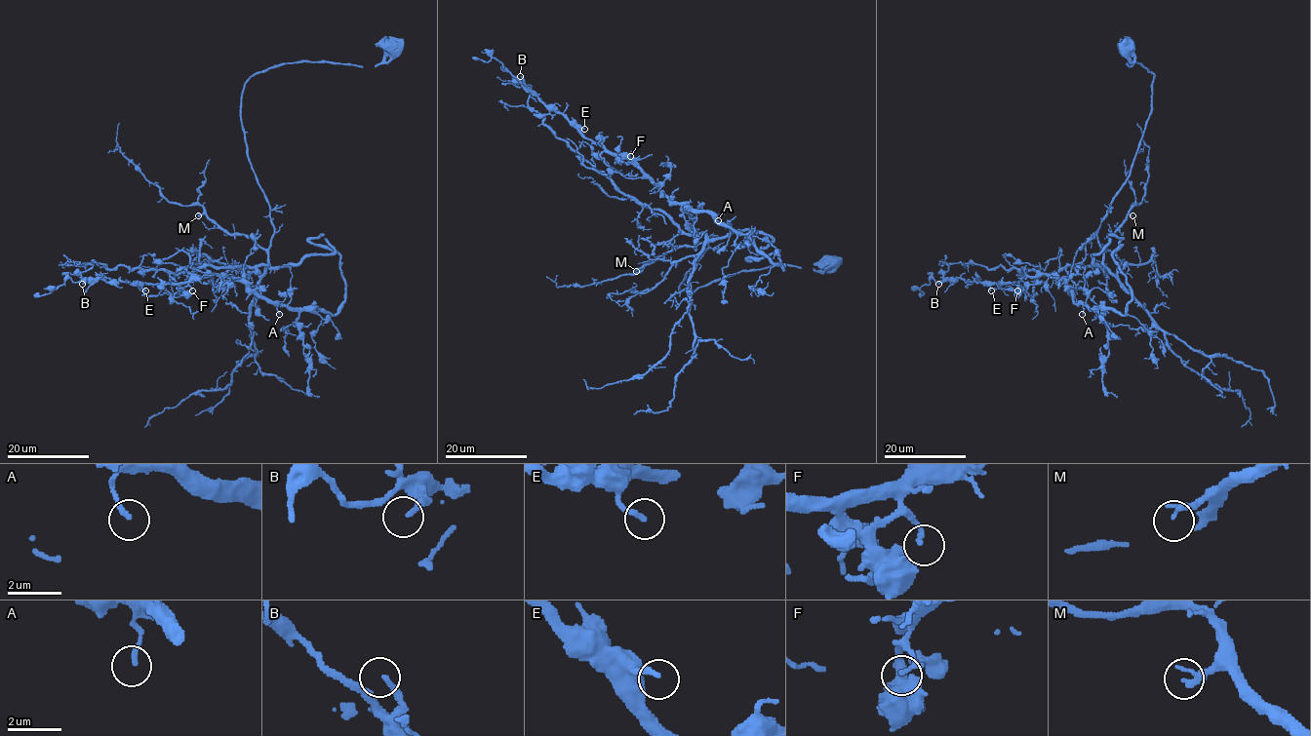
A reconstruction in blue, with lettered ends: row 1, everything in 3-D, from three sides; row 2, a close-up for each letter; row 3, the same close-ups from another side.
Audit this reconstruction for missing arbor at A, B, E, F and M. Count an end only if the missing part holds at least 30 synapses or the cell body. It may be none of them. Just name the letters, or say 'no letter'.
M

